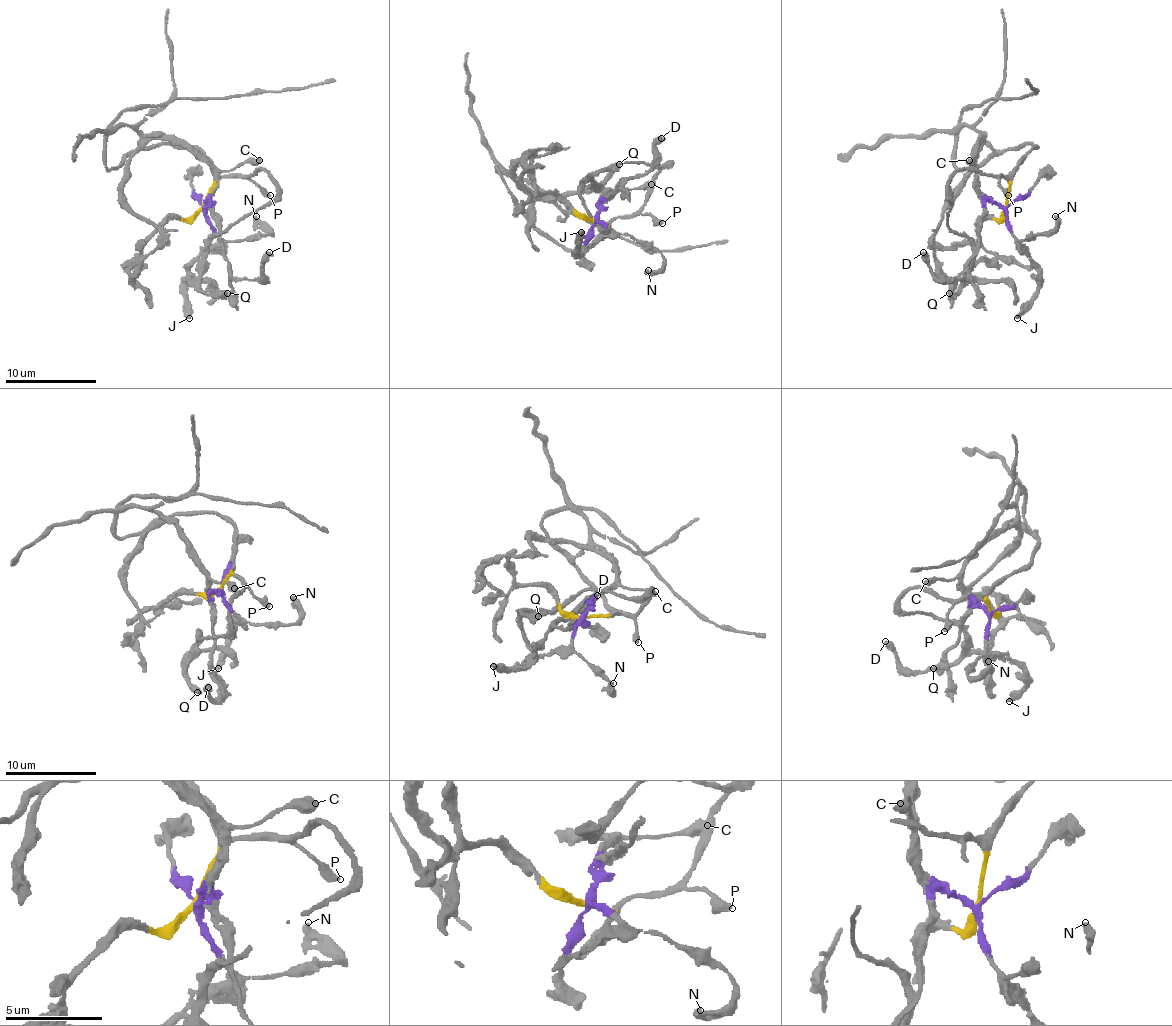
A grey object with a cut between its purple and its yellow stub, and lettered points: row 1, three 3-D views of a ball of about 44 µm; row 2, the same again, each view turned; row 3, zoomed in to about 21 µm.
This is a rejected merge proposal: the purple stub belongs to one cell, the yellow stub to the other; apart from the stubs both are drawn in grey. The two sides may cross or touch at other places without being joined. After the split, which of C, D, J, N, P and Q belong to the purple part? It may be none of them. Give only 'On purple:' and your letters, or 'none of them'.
On purple: C, D, J, N

